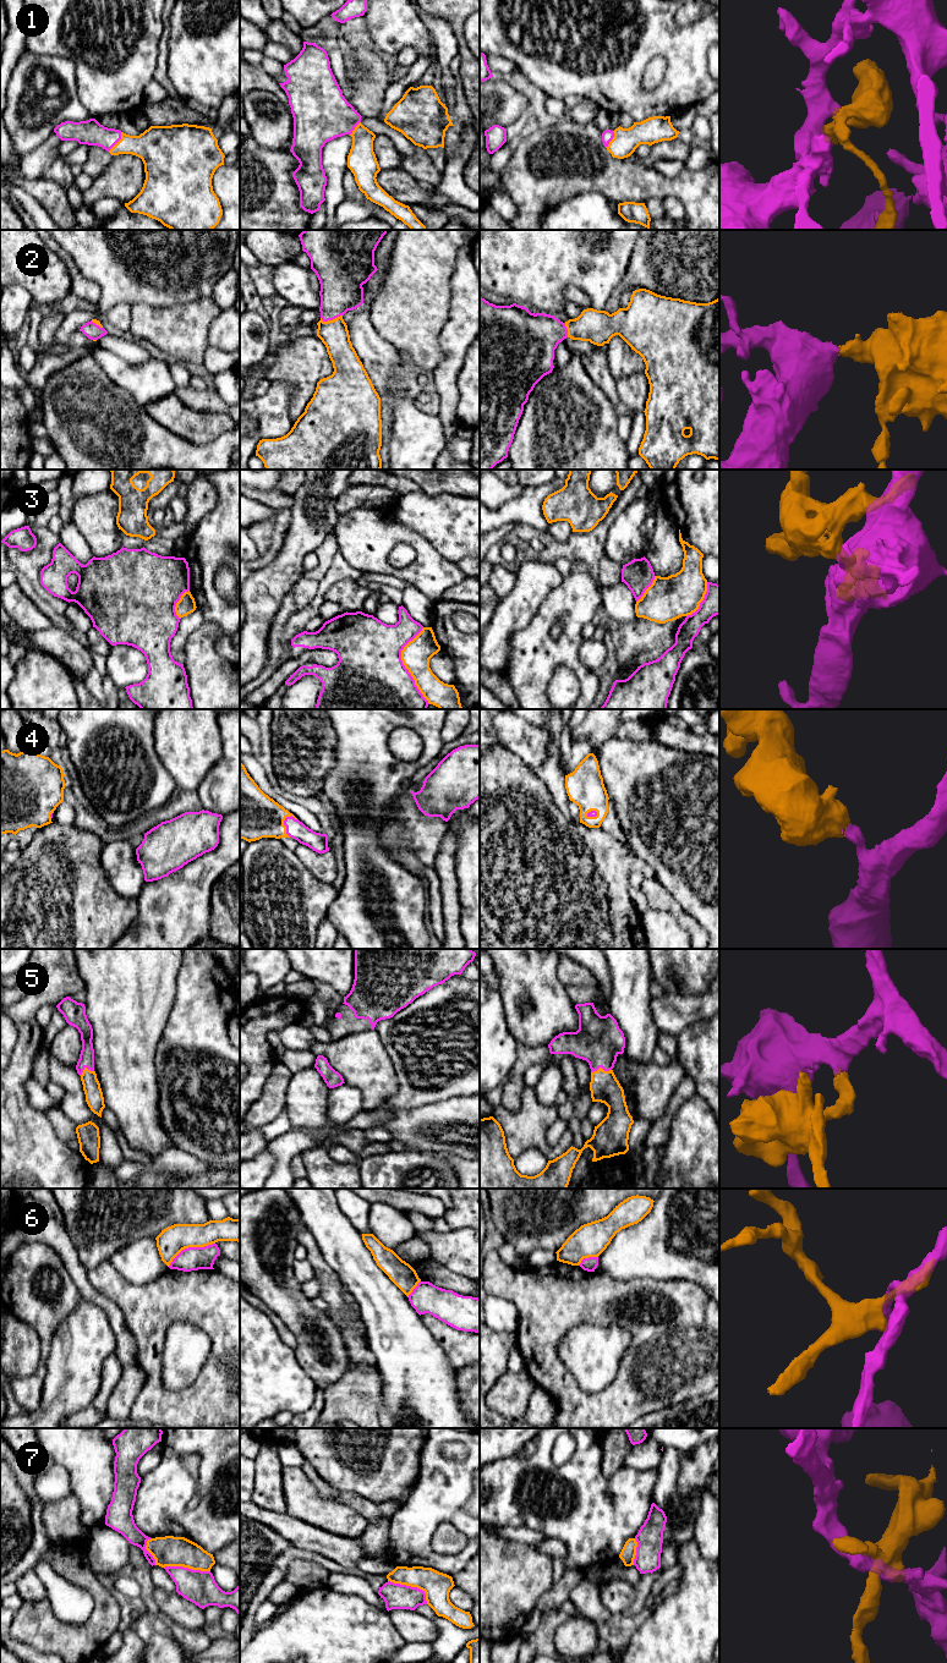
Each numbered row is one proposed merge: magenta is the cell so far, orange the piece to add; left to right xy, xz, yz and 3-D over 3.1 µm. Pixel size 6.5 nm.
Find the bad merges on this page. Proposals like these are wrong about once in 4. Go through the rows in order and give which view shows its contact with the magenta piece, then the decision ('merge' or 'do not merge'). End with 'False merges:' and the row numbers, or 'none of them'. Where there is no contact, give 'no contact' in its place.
1: xy | merge
2: xz | merge
3: xz | merge
4: xz | merge
5: yz | merge
6: xy | do not merge
7: xz | do not merge
False merges: 6, 7

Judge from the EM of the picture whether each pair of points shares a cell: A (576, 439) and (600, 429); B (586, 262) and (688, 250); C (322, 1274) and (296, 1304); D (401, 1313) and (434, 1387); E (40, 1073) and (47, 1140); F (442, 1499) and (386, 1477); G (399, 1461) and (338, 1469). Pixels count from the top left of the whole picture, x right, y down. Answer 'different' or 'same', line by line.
A: same
B: different
C: different
D: same
E: different
F: different
G: same

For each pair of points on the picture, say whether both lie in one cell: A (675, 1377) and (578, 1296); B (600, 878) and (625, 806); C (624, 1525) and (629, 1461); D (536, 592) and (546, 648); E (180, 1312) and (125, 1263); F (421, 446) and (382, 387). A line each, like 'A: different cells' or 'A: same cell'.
A: same cell
B: different cells
C: different cells
D: different cells
E: different cells
F: different cells

